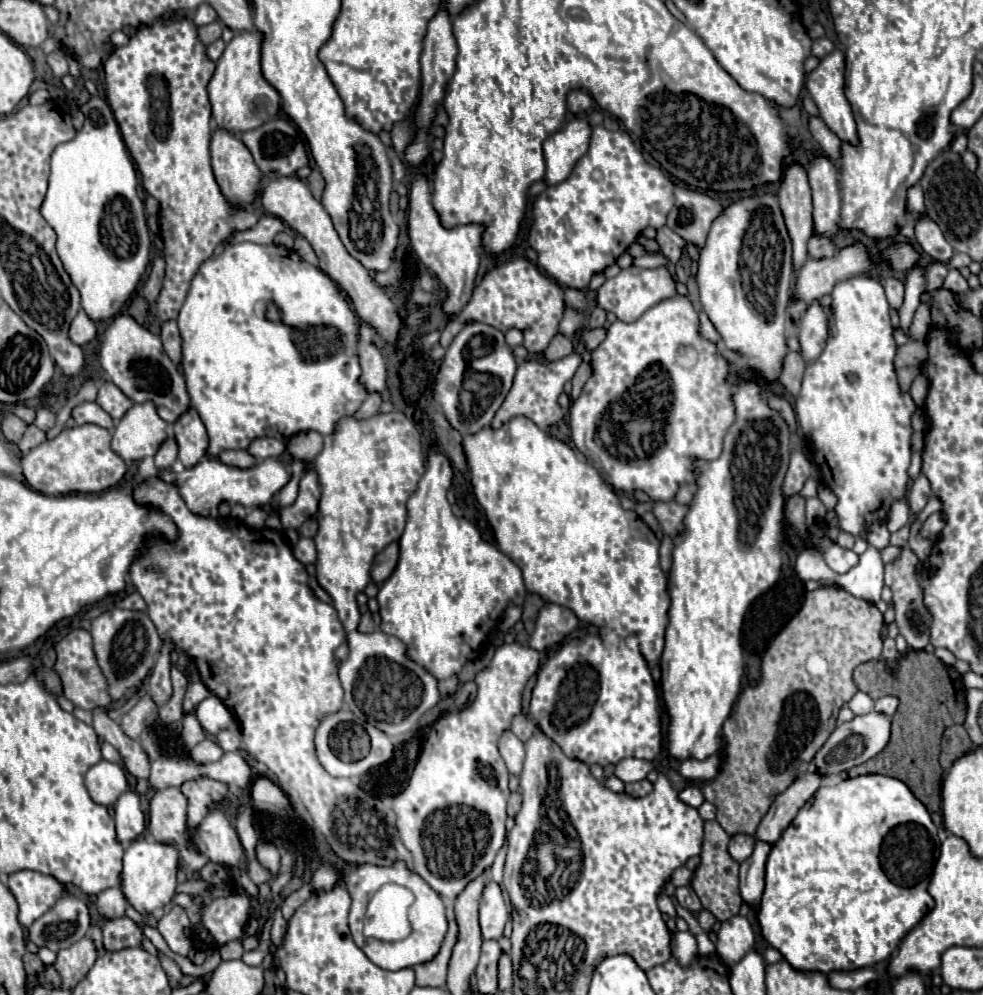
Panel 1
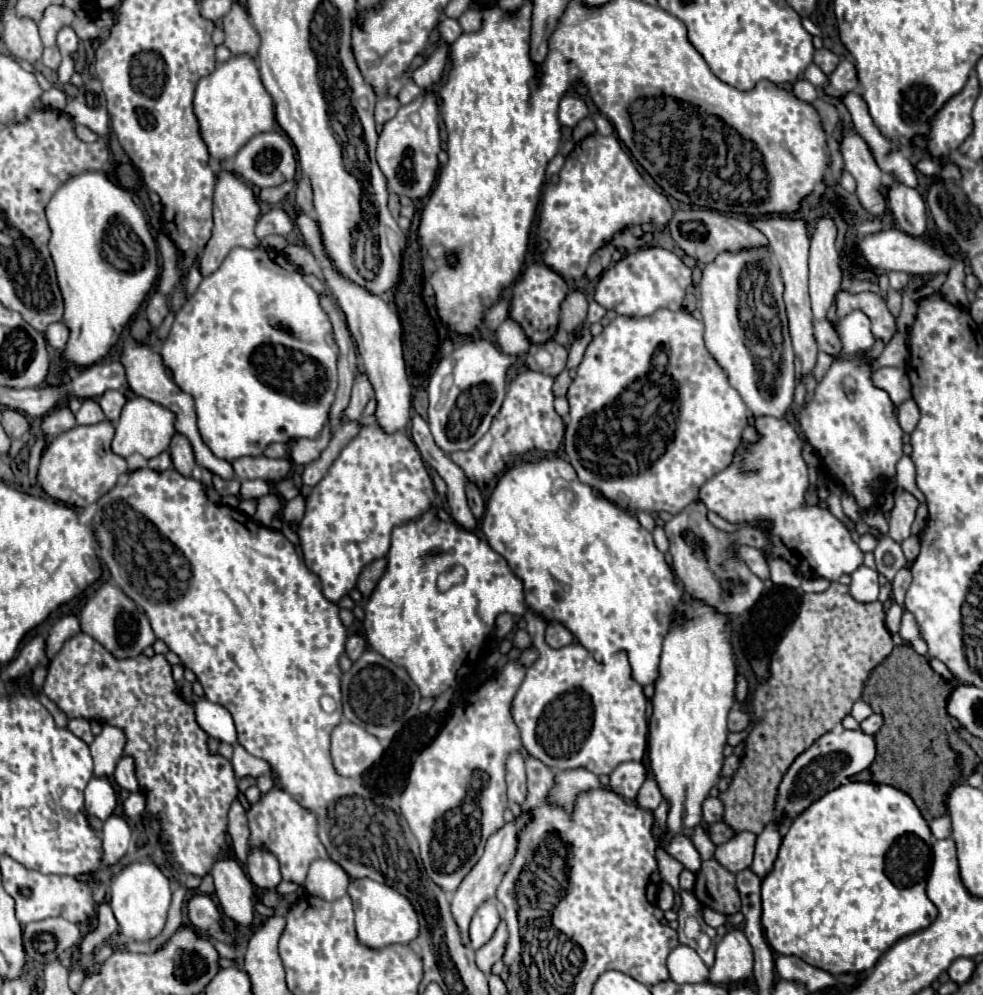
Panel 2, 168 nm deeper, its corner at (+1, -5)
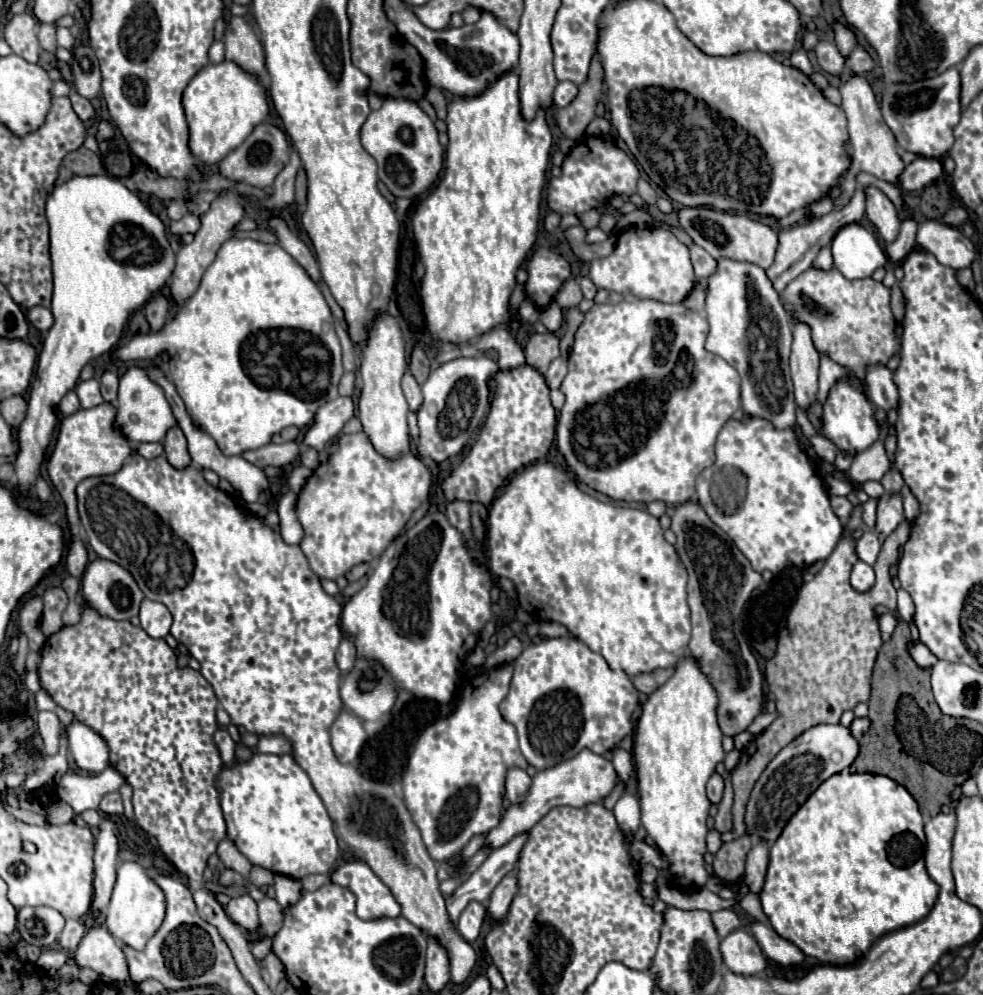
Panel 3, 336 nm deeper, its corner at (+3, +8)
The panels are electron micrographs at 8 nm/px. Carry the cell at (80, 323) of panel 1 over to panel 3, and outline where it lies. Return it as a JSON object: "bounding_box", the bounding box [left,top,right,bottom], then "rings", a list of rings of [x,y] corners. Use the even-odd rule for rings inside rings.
{"bounding_box":[27,306,53,330],"rings":[[[33,306],[27,310],[27,320],[37,328],[37,330],[49,330],[53,324],[53,316],[51,310],[45,306]]]}

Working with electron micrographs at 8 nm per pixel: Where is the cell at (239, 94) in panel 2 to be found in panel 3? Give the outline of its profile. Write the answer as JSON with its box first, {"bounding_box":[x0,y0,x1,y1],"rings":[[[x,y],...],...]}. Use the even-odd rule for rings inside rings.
{"bounding_box":[183,60,269,164],"rings":[[[229,60],[207,64],[197,72],[183,92],[183,110],[189,124],[189,150],[203,164],[217,164],[223,160],[269,114],[265,90],[259,80]]]}

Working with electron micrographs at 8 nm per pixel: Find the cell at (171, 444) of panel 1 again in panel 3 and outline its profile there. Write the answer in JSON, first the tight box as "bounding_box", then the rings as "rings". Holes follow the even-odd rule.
{"bounding_box":[137,444,163,458],"rings":[[[141,444],[137,448],[137,452],[143,456],[143,458],[157,458],[163,454],[163,444]]]}

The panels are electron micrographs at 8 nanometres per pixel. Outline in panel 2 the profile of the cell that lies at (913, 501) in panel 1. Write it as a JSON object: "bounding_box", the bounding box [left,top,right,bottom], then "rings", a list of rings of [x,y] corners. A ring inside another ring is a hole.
{"bounding_box":[889,491,919,543],"rings":[[[903,491],[899,497],[895,497],[895,507],[889,515],[889,537],[897,543],[903,543],[911,535],[911,525],[915,521],[919,501]]]}

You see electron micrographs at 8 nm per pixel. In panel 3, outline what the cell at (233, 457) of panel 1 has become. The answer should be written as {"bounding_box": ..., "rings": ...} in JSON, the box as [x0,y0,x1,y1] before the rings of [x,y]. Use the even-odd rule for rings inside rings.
{"bounding_box":[243,442,299,468],"rings":[[[285,442],[285,444],[267,444],[263,448],[257,450],[247,450],[243,454],[245,460],[249,460],[251,464],[265,468],[265,466],[287,466],[291,462],[295,462],[295,458],[299,456],[299,444],[293,442]]]}

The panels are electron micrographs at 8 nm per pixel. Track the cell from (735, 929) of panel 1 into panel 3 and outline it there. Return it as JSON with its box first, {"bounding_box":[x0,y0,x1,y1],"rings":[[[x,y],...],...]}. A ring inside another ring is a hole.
{"bounding_box":[721,930,767,976],"rings":[[[735,930],[721,940],[721,952],[727,968],[741,976],[759,974],[767,966],[767,958],[757,940],[745,930]]]}

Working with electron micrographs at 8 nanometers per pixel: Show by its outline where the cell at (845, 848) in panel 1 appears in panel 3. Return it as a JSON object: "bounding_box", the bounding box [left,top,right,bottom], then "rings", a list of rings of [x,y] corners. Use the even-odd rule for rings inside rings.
{"bounding_box":[759,770,939,966],"rings":[[[843,770],[807,798],[773,844],[765,886],[759,894],[761,904],[775,932],[801,948],[805,956],[823,964],[847,966],[865,956],[879,936],[911,926],[929,914],[939,886],[927,874],[923,854],[923,818],[913,796],[887,776]]]}

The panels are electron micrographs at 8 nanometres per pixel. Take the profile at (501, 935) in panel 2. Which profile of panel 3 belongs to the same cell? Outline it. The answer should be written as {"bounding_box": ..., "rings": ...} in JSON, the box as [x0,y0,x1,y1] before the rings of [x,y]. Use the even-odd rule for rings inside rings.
{"bounding_box":[489,870,517,924],"rings":[[[511,870],[493,890],[491,898],[489,898],[489,918],[493,924],[501,922],[503,916],[507,914],[511,900],[517,894],[517,870]]]}

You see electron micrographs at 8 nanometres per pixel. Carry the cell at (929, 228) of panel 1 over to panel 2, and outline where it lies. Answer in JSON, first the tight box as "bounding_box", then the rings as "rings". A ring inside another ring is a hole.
{"bounding_box":[887,183,927,237],"rings":[[[893,183],[887,193],[887,199],[899,229],[905,231],[907,235],[923,237],[927,229],[927,211],[923,197],[915,189]]]}

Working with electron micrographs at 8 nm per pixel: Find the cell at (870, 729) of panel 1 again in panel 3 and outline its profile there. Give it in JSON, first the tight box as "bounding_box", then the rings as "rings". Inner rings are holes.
{"bounding_box":[745,724,857,846],"rings":[[[819,724],[803,732],[767,764],[761,778],[755,782],[745,808],[745,834],[765,840],[767,846],[773,846],[789,818],[805,804],[805,800],[829,776],[849,768],[857,752],[857,740],[851,736],[849,728],[843,728],[841,724]]]}

